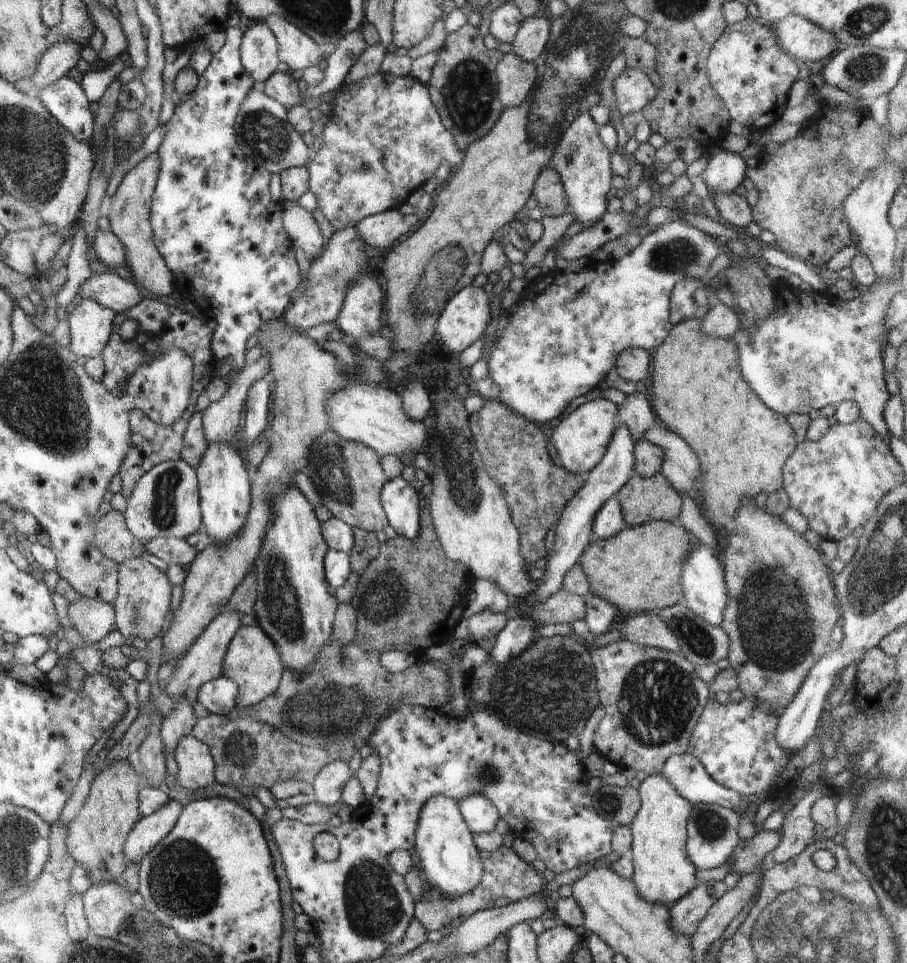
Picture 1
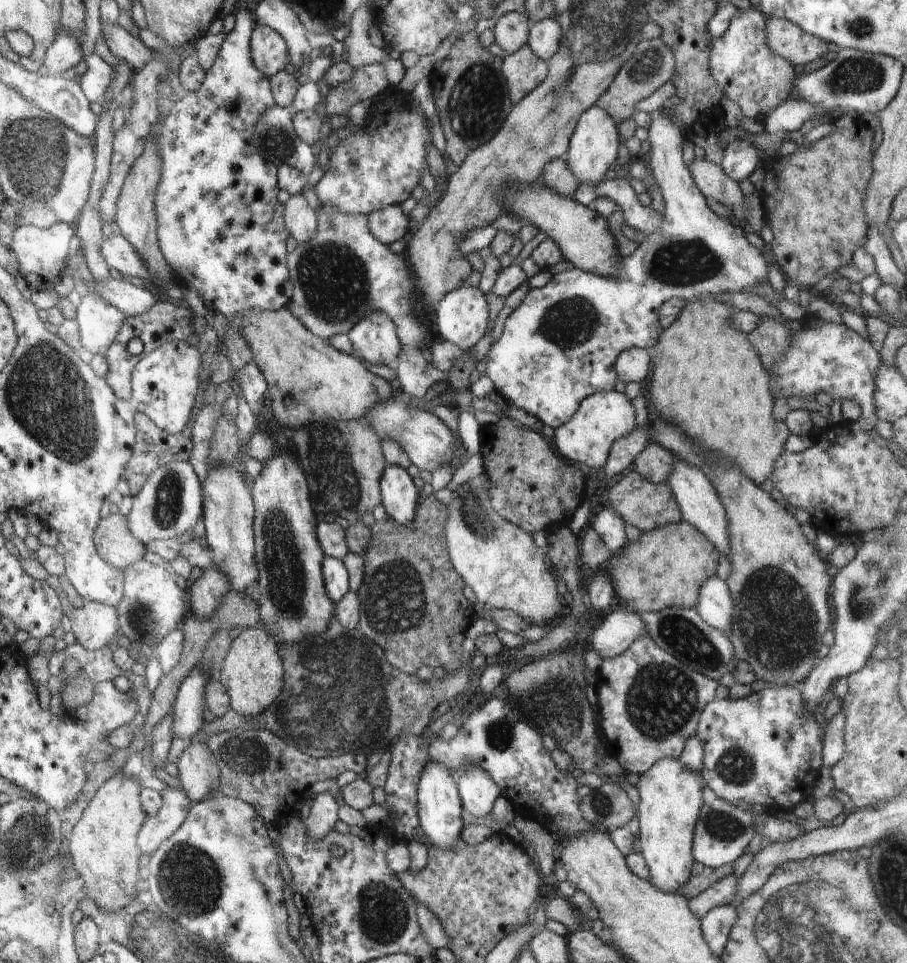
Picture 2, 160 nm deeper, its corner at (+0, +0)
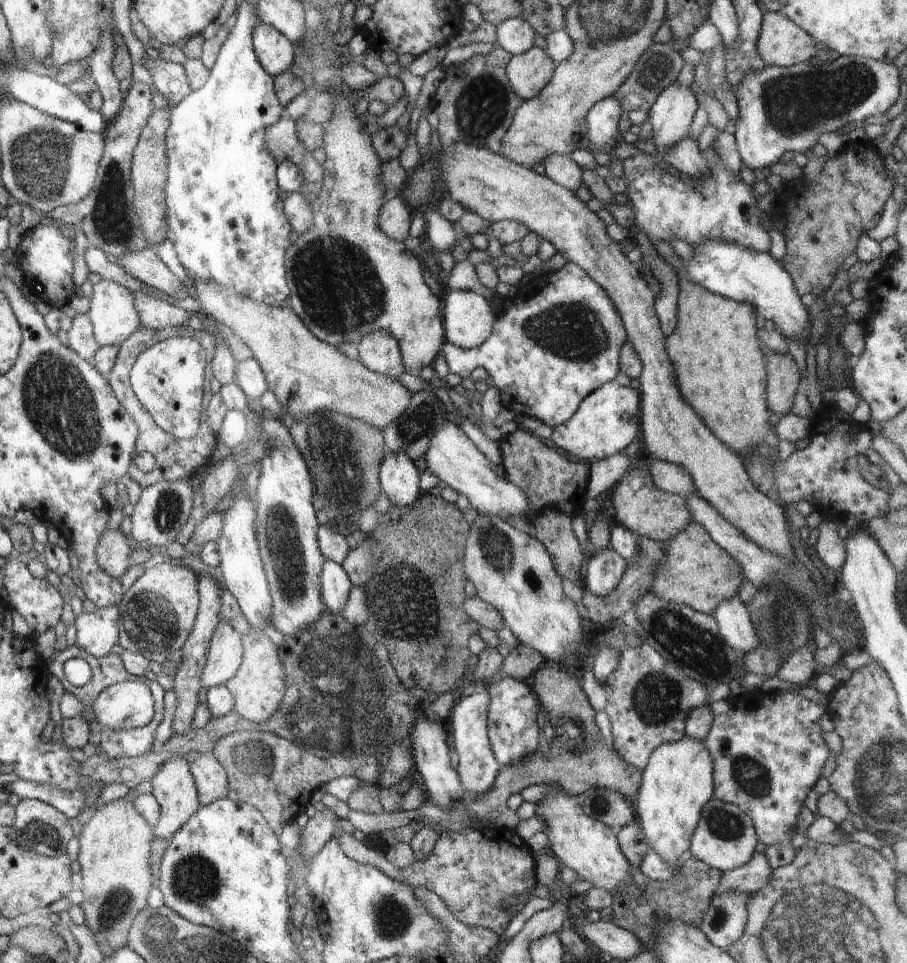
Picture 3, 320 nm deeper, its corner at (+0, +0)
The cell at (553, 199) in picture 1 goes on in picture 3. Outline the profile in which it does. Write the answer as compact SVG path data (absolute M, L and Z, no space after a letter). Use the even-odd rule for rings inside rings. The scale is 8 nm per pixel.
M552 153L546 155L542 163L545 175L562 188L574 193L583 184L581 167L572 159L571 155Z

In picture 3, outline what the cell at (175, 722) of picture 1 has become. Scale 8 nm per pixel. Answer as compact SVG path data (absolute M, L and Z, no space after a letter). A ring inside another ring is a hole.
M222 619L209 642L207 661L201 672L201 687L226 684L239 670L243 655L242 634Z

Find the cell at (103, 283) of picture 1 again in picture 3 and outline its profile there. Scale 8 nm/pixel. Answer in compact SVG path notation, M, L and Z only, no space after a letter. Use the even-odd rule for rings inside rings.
M134 291L134 309L140 319L140 327L162 330L166 327L186 327L189 330L188 320L190 314L182 307L167 303L160 298Z

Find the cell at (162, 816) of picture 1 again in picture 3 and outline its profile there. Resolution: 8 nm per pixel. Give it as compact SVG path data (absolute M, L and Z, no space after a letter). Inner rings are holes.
M185 750L177 752L175 757L168 759L152 779L152 794L158 801L160 816L157 825L154 827L158 838L170 840L179 828L182 828L186 821L200 808L197 788L194 777L189 769L189 762L183 756Z

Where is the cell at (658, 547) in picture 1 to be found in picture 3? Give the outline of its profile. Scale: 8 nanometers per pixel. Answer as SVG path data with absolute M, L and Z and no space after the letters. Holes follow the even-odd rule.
M690 523L668 544L667 555L657 566L650 591L668 602L686 605L707 615L712 615L719 603L738 597L738 589L747 580L742 567L714 542L700 523Z

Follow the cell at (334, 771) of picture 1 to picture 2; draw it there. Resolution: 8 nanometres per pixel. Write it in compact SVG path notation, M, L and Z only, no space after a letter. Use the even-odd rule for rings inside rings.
M330 792L316 795L316 798L310 802L310 816L305 820L310 838L326 836L330 830L334 830L334 825L339 820L336 798Z

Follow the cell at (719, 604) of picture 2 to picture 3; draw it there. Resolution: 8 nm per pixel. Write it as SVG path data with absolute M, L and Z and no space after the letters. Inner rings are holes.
M738 597L719 603L712 616L719 626L723 640L736 652L748 654L760 648L754 623Z

